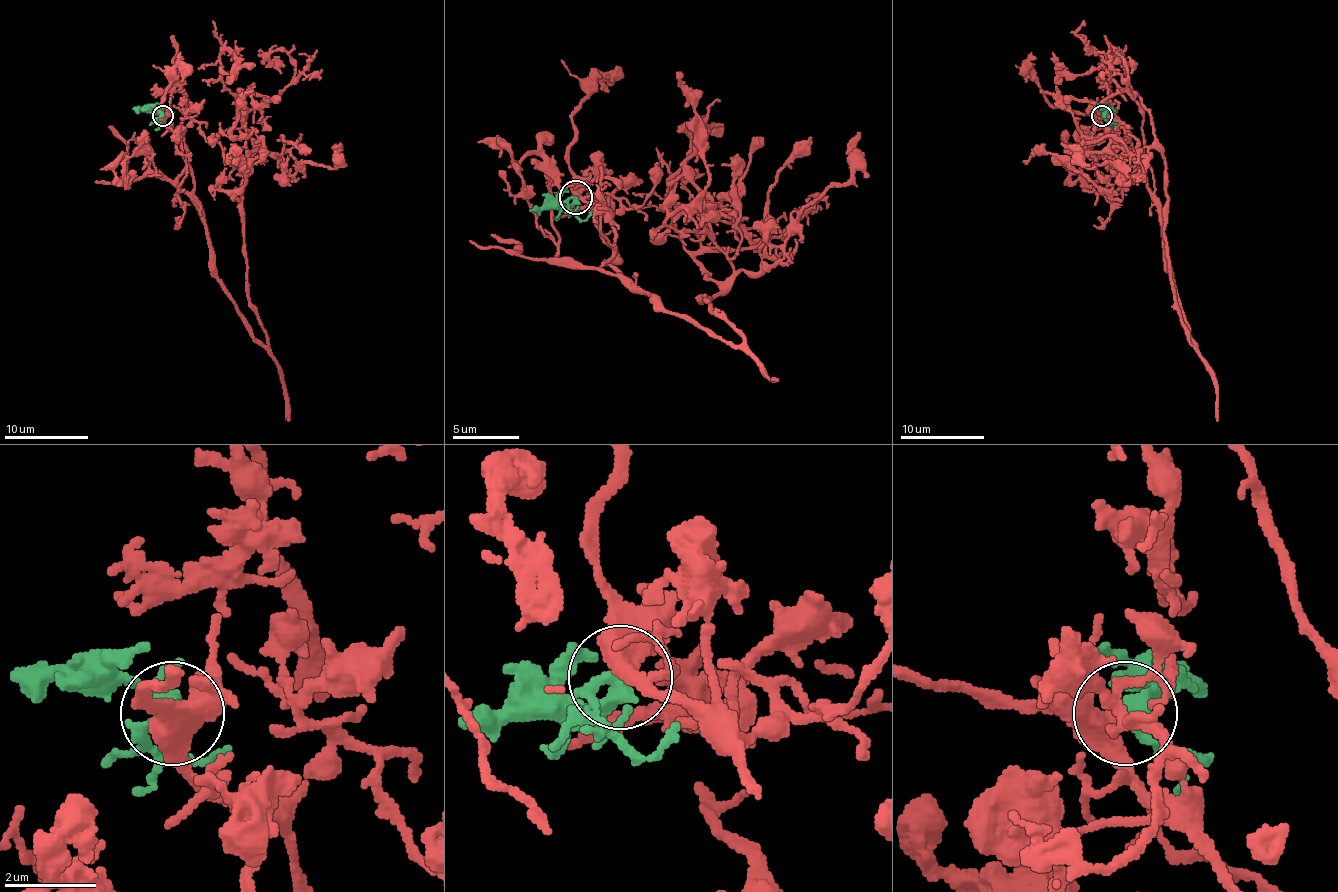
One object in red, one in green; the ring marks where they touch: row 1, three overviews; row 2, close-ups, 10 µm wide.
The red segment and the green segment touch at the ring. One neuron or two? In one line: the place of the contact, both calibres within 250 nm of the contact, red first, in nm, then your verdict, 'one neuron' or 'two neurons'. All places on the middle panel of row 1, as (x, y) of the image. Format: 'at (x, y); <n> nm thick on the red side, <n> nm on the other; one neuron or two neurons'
at (576, 197); 480 nm thick on the red side, 300 nm on the other; one neuron

